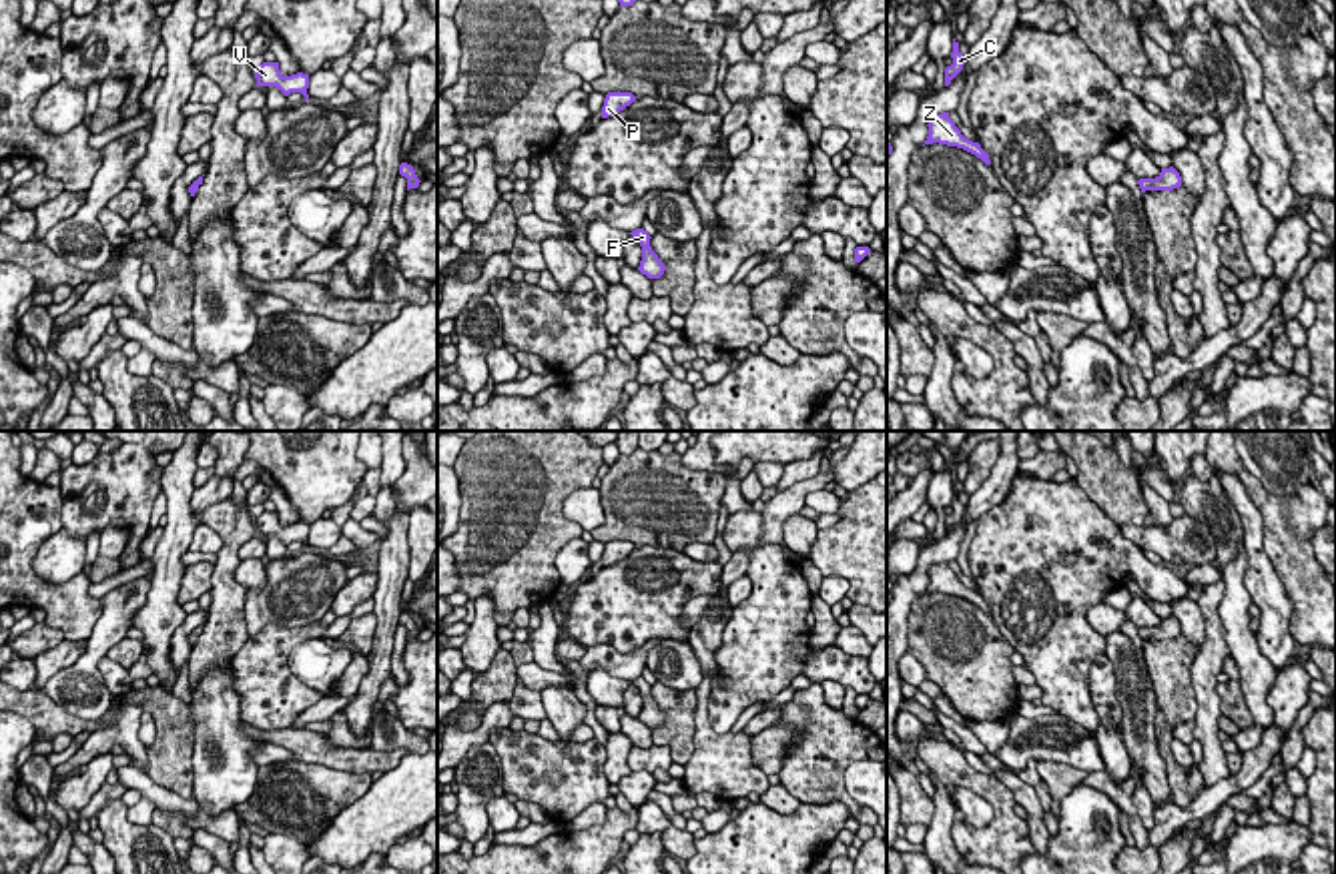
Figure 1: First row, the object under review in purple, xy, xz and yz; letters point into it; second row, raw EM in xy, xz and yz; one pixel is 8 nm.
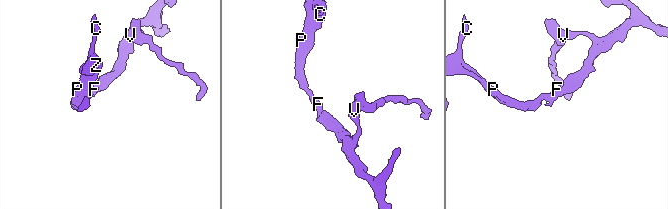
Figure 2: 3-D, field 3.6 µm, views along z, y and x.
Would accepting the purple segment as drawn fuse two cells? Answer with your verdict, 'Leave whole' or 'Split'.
Leave whole

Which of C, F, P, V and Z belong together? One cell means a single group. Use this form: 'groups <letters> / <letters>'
groups C F P V Z

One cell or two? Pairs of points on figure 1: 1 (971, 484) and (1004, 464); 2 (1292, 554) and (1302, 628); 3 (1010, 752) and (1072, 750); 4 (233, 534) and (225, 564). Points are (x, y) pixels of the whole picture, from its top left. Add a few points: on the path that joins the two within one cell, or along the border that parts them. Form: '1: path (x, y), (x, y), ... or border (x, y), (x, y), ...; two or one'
1: border (1002, 452), (991, 474), (969, 496); two
2: path (1300, 572), (1302, 610); one
3: path (1026, 748), (1056, 748); one
4: path (231, 542), (229, 556); one

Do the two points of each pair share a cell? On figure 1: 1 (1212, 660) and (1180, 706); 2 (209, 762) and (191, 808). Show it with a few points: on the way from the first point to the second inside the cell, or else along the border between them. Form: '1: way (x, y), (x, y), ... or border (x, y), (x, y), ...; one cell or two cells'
1: border (1200, 648), (1192, 664), (1192, 720); two cells
2: border (193, 794), (213, 814), (233, 810); two cells

